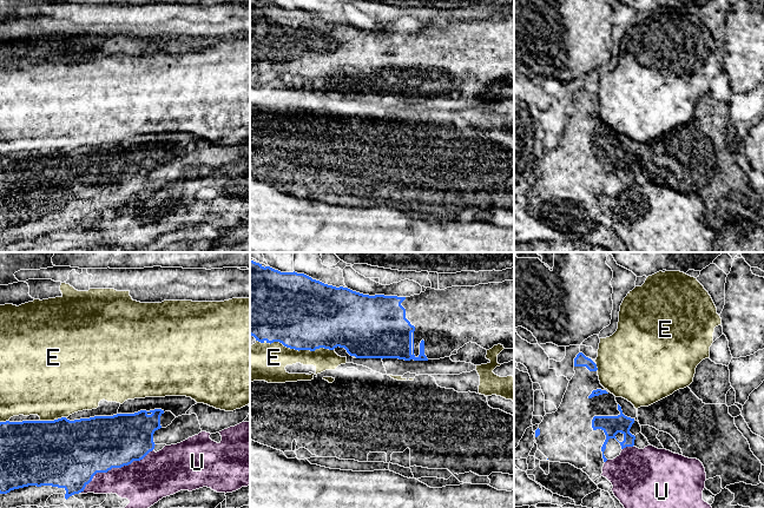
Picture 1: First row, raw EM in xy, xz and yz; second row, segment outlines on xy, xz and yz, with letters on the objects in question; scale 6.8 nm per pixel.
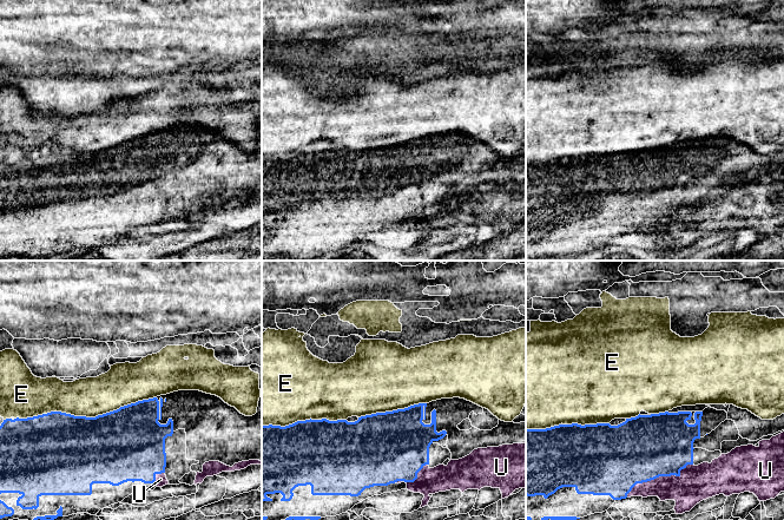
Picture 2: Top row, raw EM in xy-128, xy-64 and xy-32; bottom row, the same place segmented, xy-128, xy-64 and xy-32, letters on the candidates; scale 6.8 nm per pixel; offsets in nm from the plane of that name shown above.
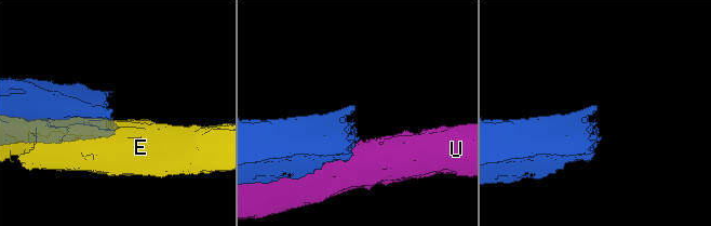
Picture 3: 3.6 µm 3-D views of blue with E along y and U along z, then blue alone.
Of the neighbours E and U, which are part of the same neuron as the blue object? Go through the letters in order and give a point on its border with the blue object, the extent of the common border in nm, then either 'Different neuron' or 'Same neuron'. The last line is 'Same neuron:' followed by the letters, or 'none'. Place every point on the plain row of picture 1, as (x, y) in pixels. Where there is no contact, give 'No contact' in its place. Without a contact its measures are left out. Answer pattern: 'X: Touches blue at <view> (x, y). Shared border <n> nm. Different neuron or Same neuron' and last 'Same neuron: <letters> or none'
E: Touches blue at xz (295, 85). Shared border 550 nm. Different neuron
U: Touches blue at xy (114, 203). Shared border 600 nm. Different neuron
Same neuron: none

